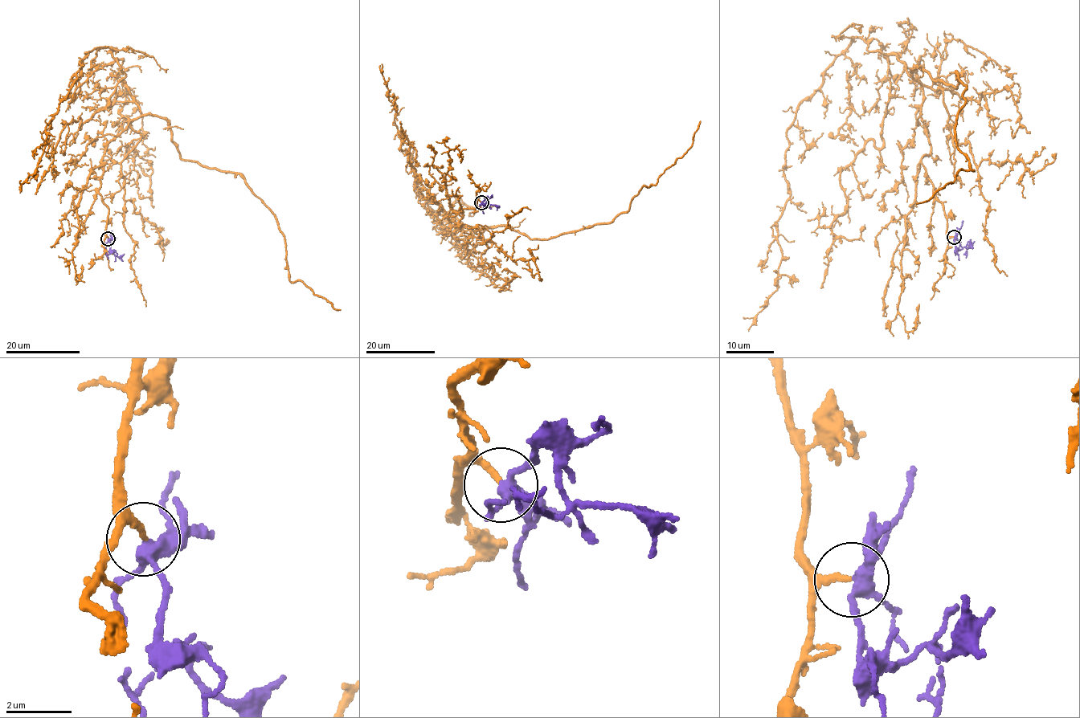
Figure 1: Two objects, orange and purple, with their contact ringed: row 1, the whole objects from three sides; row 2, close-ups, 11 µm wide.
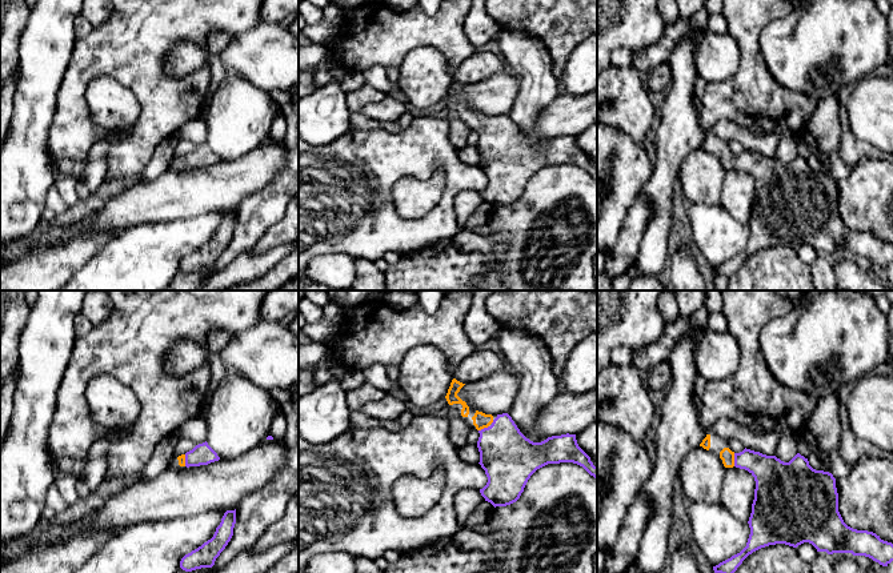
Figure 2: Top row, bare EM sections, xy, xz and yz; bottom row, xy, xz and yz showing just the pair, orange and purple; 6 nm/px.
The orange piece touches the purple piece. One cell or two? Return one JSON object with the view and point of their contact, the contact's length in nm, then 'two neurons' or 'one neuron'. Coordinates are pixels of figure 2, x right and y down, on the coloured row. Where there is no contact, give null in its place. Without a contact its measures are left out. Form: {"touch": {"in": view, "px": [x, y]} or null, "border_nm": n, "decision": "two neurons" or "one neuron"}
{"touch": {"in": "yz", "px": [733, 460]}, "border_nm": 80, "decision": "one neuron"}

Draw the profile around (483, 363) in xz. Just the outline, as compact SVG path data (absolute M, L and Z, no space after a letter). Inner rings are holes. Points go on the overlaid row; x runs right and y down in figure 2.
M477 348L452 368L452 376L462 384L474 382L494 373L504 372L506 366L508 364L502 354Z

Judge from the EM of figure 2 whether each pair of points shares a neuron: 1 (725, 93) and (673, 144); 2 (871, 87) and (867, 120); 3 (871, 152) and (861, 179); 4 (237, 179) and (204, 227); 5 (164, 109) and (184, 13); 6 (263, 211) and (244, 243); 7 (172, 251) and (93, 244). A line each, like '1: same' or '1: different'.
1: different
2: same
3: different
4: different
5: same
6: same
7: different

